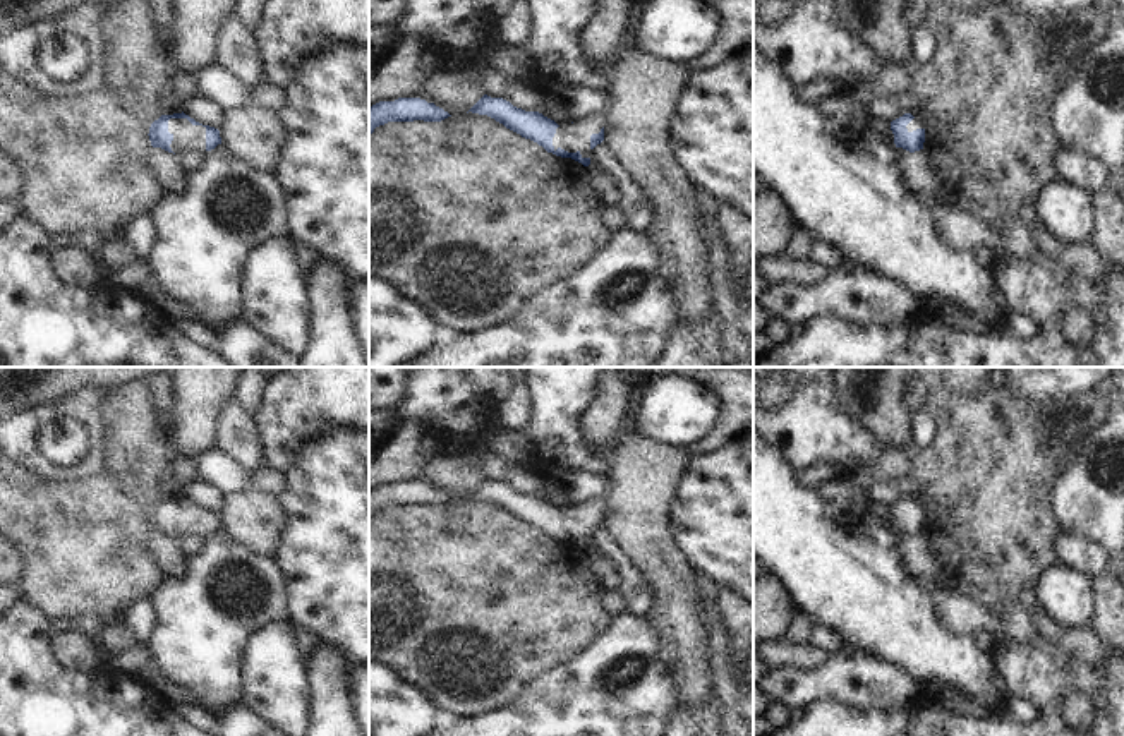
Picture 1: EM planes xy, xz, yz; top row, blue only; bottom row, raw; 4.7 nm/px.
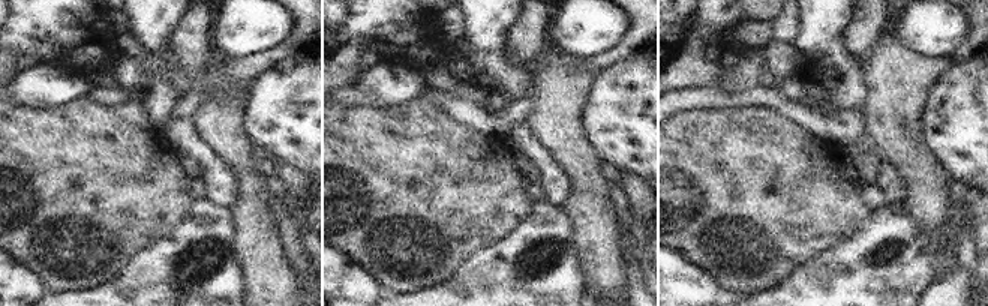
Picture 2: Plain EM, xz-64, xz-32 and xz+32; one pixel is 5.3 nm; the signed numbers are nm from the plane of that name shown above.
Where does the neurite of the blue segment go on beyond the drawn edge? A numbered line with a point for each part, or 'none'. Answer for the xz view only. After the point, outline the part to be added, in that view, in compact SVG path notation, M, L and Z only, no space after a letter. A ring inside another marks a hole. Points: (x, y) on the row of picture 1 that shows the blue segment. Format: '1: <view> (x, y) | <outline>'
1: xz (572, 138) | M594 113L570 125L559 125L553 137L554 151L561 148L568 153L578 151L582 158L589 158L590 136L599 134L604 122L606 122L606 113Z

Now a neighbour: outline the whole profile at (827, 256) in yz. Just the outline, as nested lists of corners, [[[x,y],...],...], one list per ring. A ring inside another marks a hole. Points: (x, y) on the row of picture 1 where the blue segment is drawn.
[[[817,242],[812,247],[807,259],[829,269],[829,271],[839,268],[841,262],[844,261],[841,250],[831,244],[825,244],[825,242]]]

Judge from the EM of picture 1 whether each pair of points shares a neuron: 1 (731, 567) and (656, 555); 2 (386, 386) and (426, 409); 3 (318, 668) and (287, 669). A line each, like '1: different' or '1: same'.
1: different
2: different
3: different

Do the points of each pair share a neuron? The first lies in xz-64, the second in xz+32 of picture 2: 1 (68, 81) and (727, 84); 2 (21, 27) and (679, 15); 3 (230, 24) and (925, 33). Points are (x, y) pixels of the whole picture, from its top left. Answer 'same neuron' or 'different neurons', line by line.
1: same neuron
2: different neurons
3: same neuron

